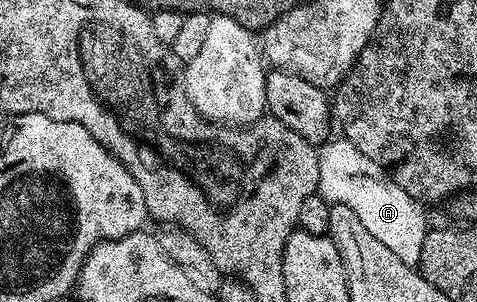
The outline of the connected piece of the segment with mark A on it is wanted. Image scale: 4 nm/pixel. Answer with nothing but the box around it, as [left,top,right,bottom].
[318,140,429,267]

